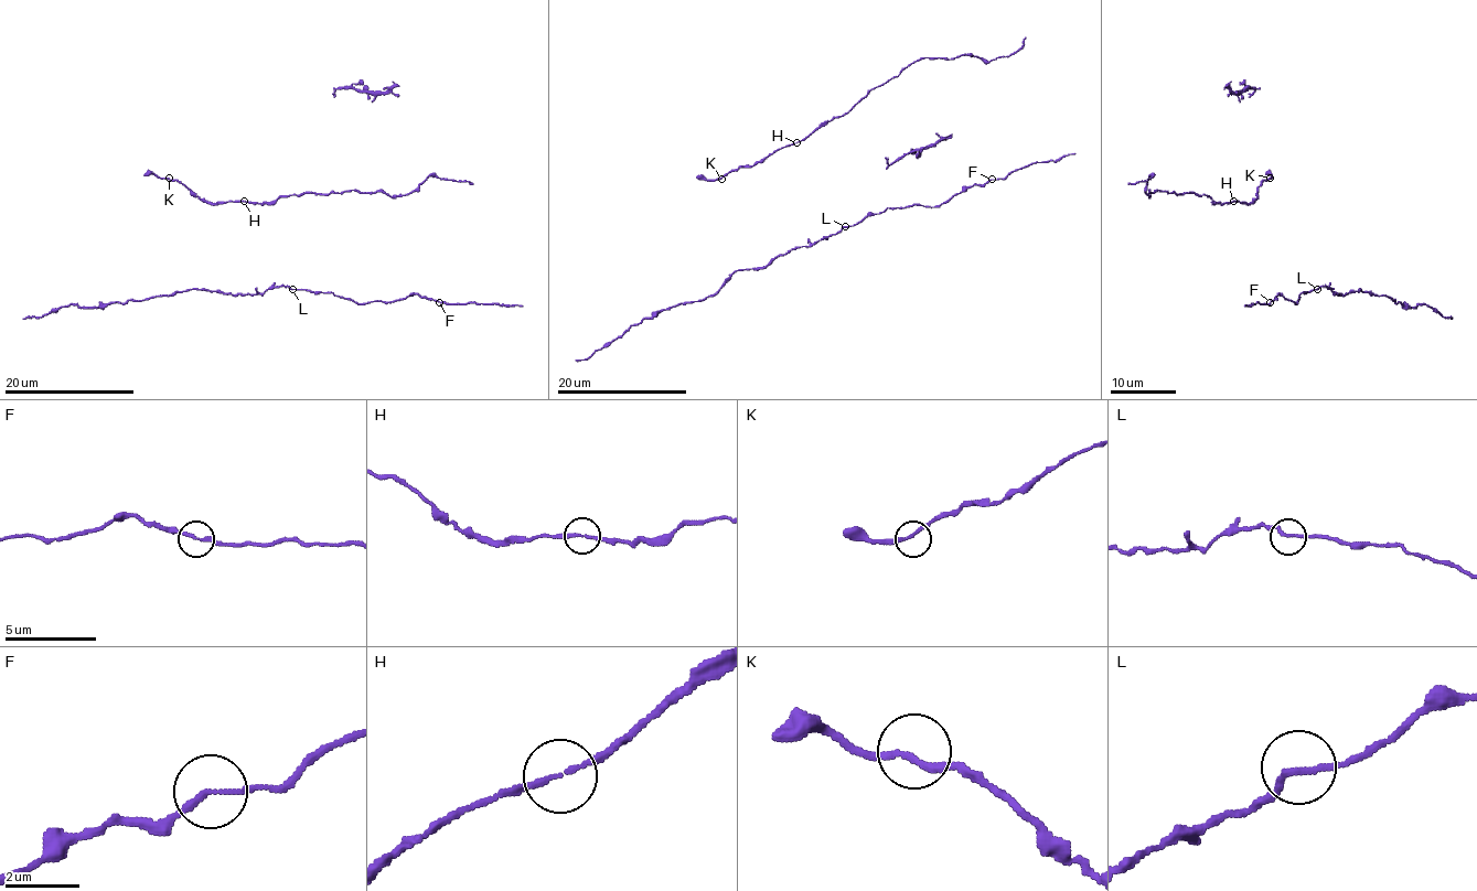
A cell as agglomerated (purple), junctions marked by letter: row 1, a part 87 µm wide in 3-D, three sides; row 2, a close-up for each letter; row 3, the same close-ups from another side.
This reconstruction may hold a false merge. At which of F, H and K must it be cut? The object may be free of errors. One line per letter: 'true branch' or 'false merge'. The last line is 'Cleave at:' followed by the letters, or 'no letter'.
F: true branch
H: true branch
K: true branch
Cleave at: no letter

